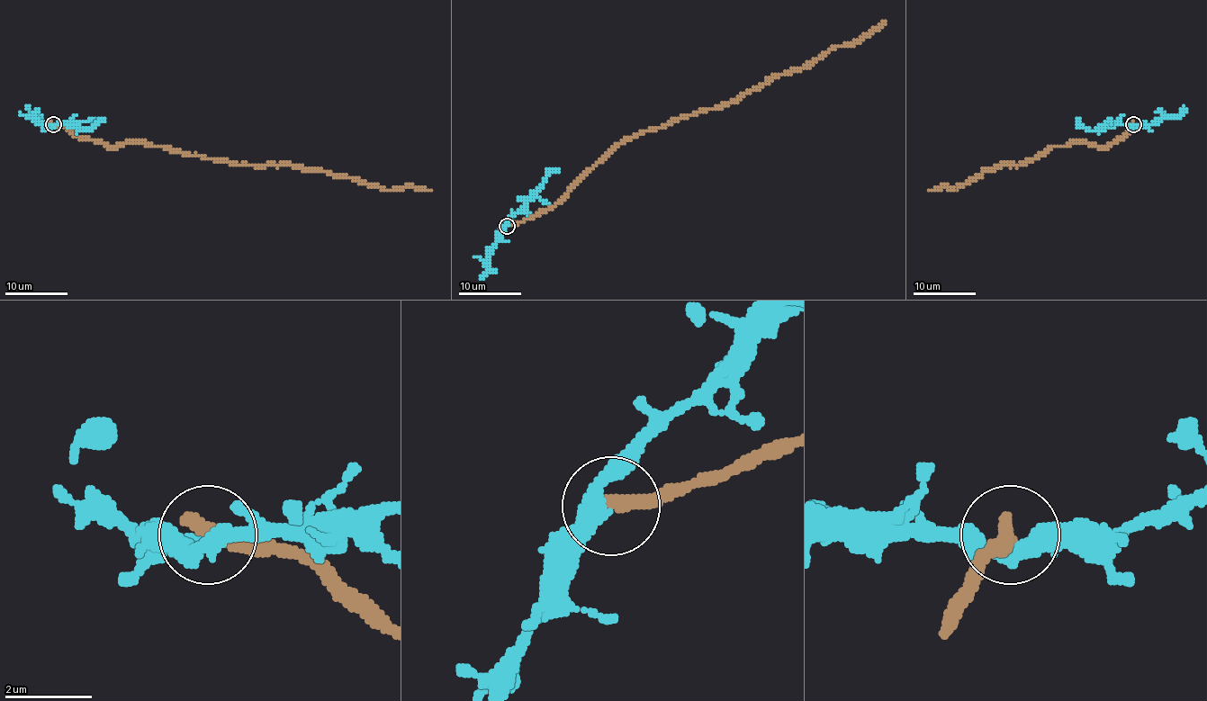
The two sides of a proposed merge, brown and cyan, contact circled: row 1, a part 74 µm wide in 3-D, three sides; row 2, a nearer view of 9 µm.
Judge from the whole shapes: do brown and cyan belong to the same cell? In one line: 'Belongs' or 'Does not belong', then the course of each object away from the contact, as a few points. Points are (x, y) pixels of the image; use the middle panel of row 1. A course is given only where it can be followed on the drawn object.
Does not belong. Course of brown: (508, 226), (550, 211), (628, 139), (734, 103), (776, 76), (807, 68), (837, 47), (854, 45), (885, 20). Course of cyan: (508, 226), (506, 223), (550, 169), (558, 171)

